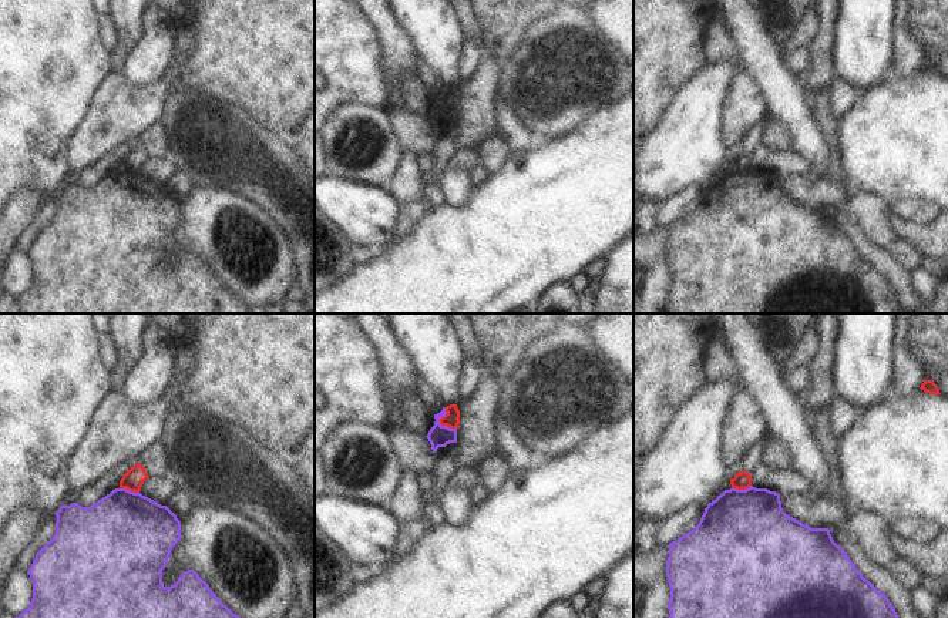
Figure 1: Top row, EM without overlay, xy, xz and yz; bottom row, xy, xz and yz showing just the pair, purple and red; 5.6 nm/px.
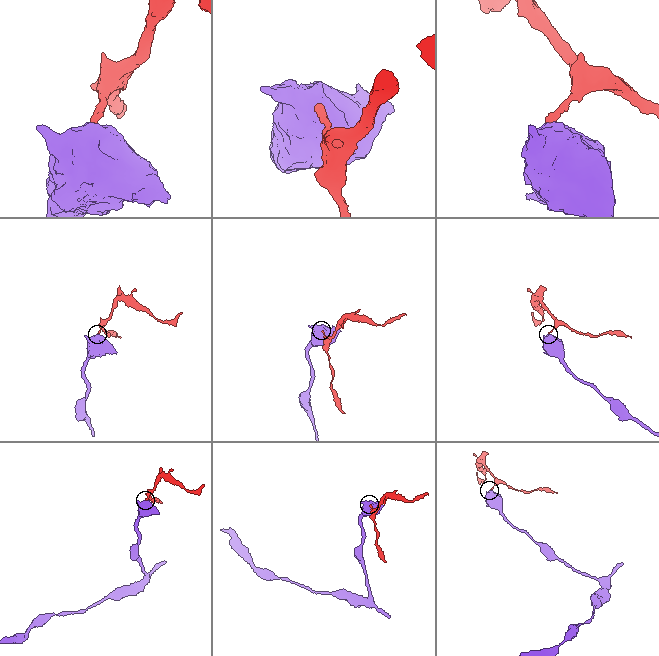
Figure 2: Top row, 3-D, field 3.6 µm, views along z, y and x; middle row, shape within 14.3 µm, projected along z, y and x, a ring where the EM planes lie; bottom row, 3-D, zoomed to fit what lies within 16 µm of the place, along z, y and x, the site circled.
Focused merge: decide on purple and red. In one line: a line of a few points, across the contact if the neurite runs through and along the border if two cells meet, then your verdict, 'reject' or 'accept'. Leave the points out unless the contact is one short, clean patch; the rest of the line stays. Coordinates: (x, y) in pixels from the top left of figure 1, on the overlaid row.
line xz (444, 407), (446, 413), (440, 423), (456, 429); reject

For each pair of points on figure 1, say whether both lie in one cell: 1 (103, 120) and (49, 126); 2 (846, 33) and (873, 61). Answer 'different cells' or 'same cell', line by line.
1: different cells
2: same cell

